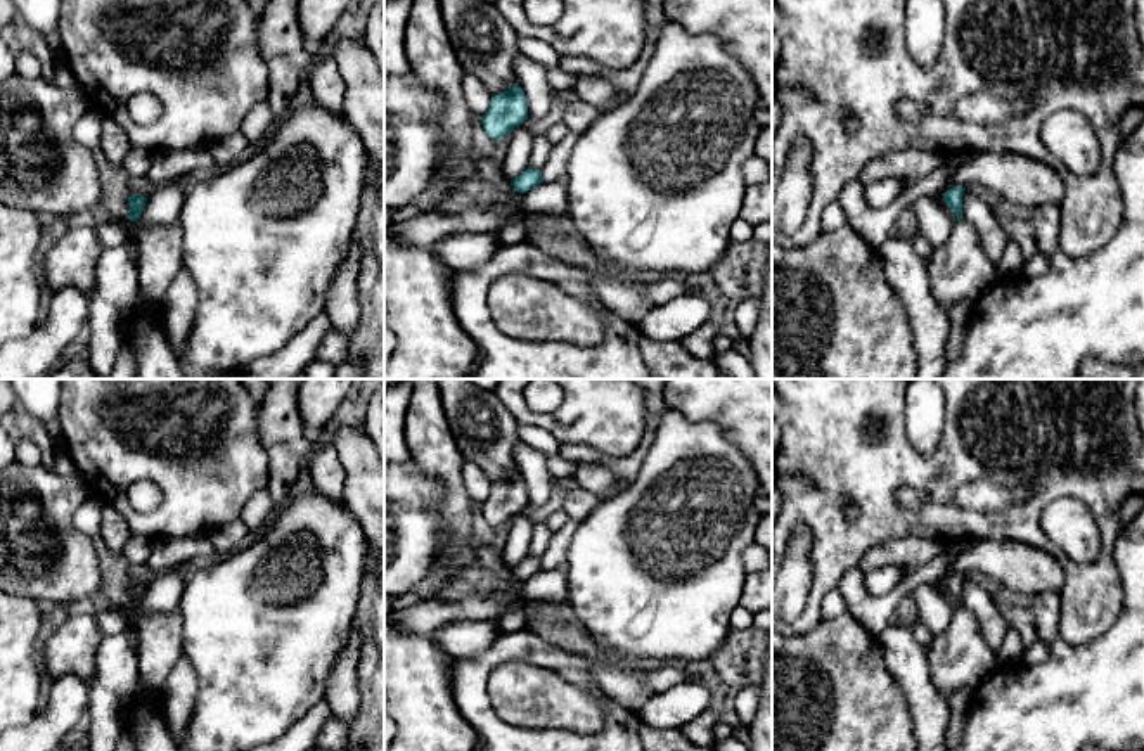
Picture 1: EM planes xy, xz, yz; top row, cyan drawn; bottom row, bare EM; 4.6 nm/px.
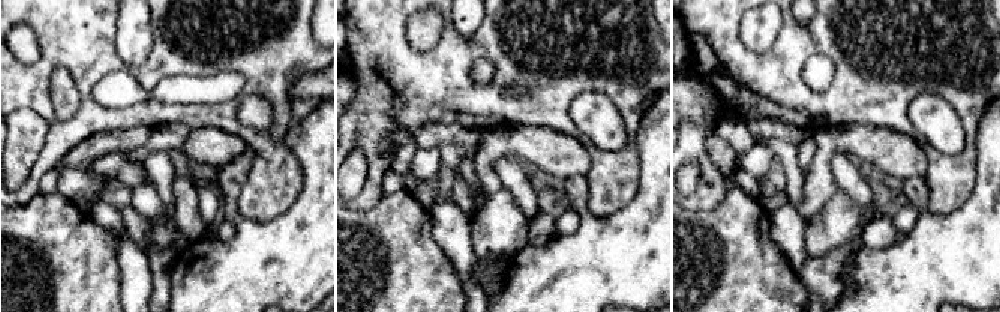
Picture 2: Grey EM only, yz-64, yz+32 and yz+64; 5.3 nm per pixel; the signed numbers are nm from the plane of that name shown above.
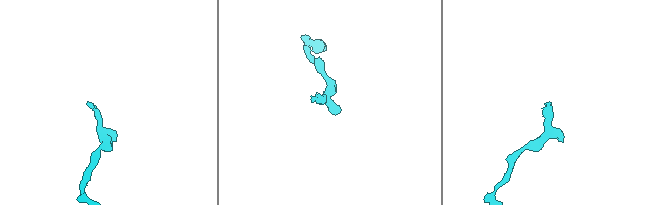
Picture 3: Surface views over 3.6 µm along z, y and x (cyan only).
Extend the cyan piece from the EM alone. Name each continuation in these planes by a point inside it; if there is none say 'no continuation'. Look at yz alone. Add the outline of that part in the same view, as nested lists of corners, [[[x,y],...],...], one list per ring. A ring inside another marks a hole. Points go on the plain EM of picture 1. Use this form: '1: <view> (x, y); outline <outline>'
1: yz (959, 656); outline [[[957,609],[948,628],[929,647],[931,678],[945,696],[959,687],[976,689],[997,671],[995,654],[987,645],[974,614]]]

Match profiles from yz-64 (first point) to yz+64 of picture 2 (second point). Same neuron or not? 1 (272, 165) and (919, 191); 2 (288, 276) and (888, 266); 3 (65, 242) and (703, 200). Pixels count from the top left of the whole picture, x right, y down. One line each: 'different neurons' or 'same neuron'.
1: different neurons
2: same neuron
3: different neurons

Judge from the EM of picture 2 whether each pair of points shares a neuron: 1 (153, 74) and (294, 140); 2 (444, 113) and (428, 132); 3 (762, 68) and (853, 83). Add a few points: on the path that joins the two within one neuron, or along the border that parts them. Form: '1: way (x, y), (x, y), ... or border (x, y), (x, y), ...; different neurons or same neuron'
1: border (288, 129), (285, 146), (302, 167); different neurons
2: border (471, 126), (426, 123), (414, 135); different neurons
3: way (784, 90), (793, 99), (831, 99); same neuron

